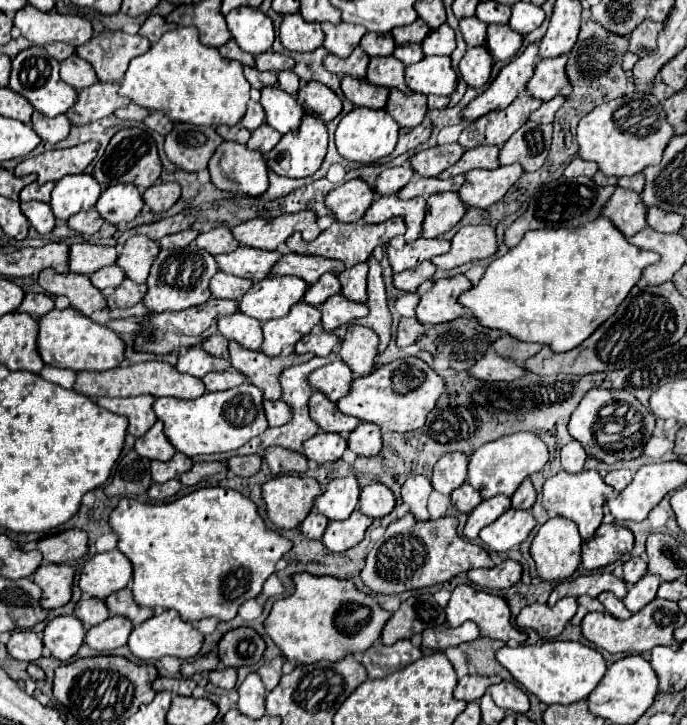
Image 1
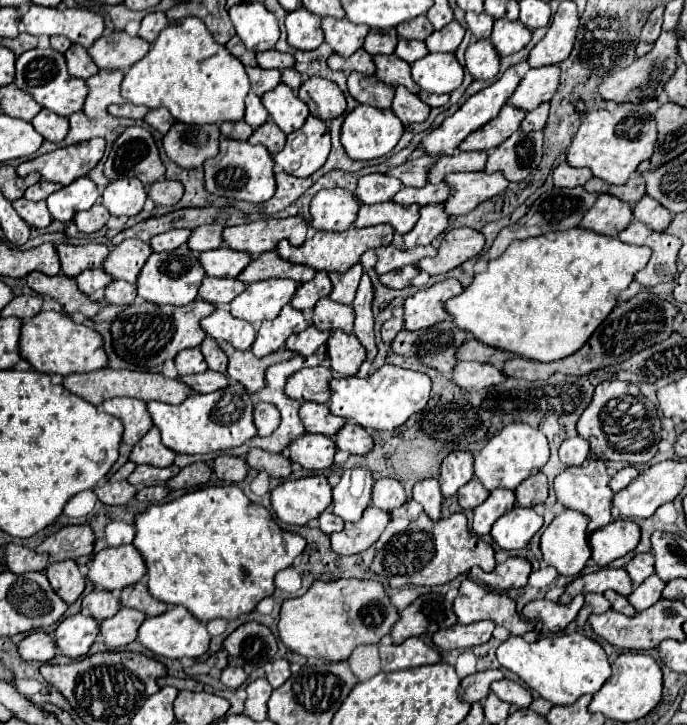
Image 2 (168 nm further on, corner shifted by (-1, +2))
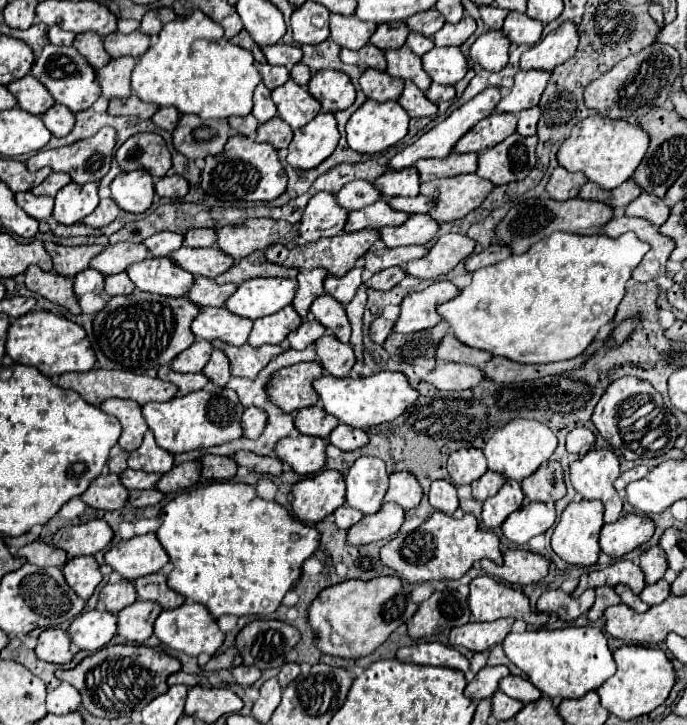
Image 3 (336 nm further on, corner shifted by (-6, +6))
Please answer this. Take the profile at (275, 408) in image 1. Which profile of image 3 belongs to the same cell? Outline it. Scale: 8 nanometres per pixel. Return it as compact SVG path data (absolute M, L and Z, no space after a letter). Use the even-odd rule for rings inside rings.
M251 406L243 412L245 438L259 438L259 434L263 434L263 426L267 426L267 414L263 414L263 410Z

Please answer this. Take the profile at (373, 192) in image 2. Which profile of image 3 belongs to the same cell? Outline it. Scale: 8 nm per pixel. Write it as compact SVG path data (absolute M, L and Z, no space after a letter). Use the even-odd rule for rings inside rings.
M355 180L343 186L335 196L343 208L353 212L353 210L361 210L363 206L377 202L381 198L381 190L367 180Z

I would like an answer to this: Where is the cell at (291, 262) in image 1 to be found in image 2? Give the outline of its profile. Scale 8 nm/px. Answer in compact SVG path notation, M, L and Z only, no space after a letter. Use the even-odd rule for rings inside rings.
M272 250L270 254L262 254L258 258L254 258L240 274L238 280L252 284L252 282L260 282L260 280L268 280L268 278L290 278L296 280L300 284L308 282L310 278L314 278L316 270L306 268L302 264L292 264L286 262L282 258L278 258L278 254Z

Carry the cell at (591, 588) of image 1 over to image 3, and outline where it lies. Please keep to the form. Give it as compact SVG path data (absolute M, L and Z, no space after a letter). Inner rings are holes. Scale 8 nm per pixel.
M619 560L613 566L607 566L603 570L593 570L581 576L579 586L575 588L573 596L581 596L587 588L597 588L597 586L617 586L617 584L627 584L635 594L639 594L645 588L645 578L639 566L635 566L629 560Z

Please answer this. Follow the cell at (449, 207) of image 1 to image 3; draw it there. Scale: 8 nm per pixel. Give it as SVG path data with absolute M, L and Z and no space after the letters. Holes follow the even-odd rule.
M411 214L403 226L381 228L381 240L389 248L427 244L439 230L439 222L431 220L429 214Z

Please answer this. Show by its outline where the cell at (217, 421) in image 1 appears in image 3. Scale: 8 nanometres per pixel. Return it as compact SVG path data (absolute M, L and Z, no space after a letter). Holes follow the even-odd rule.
M211 388L211 390L191 392L187 396L175 396L169 402L149 402L143 406L143 416L149 428L153 430L157 444L171 454L179 454L179 452L219 446L241 438L243 410L245 406L239 406L239 398L235 398L233 390Z

